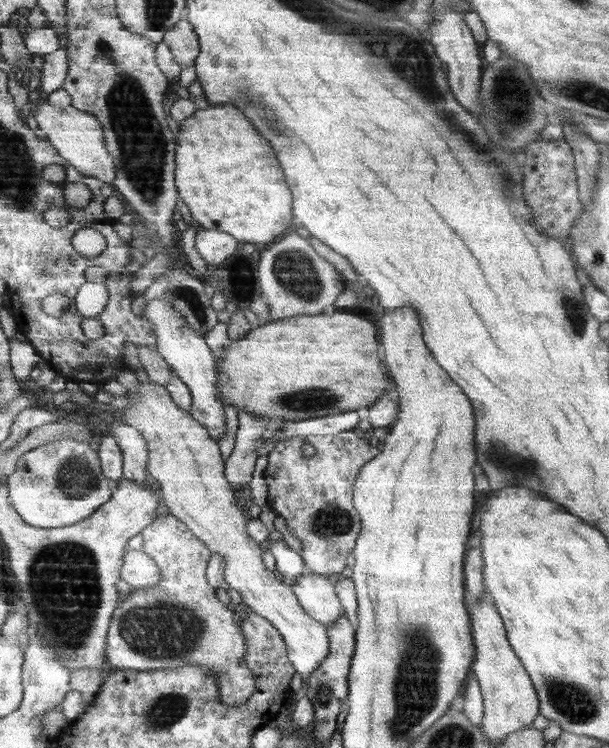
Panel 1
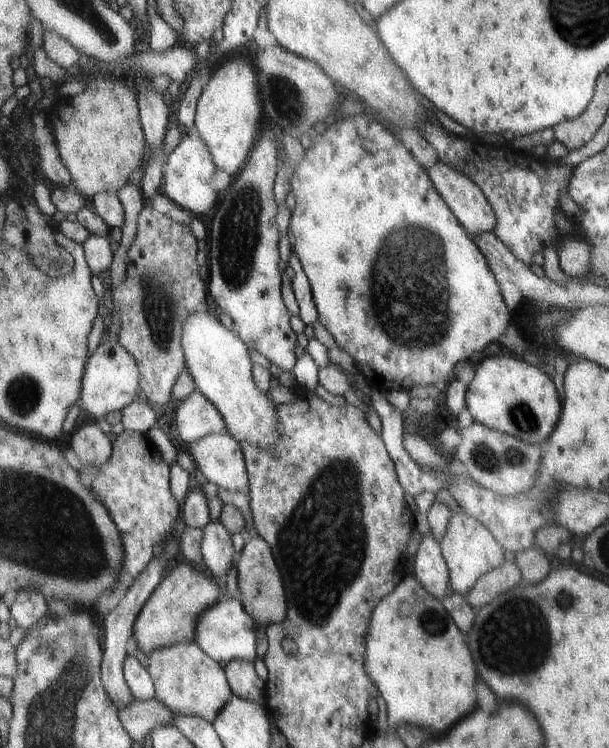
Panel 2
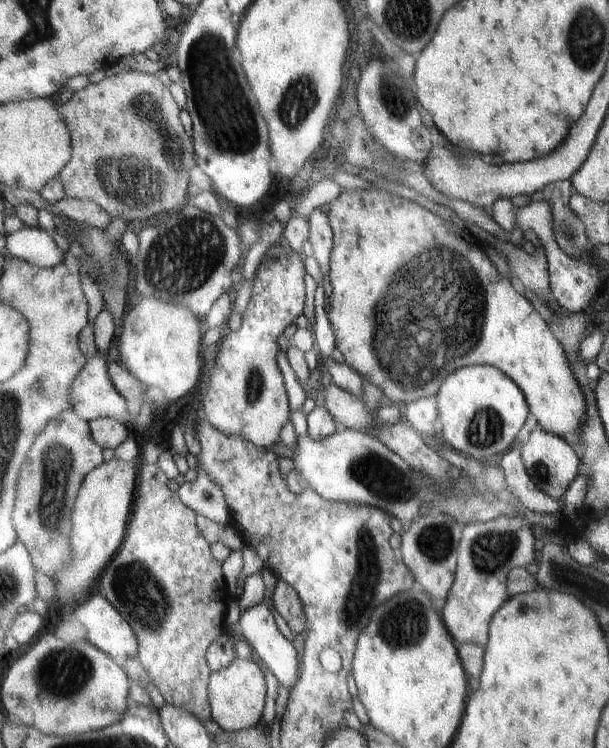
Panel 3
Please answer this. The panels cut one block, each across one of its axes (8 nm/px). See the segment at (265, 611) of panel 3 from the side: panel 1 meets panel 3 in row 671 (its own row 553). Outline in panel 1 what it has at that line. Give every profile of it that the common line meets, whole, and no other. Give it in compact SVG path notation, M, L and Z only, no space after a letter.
M285 540L270 542L268 551L276 560L276 568L282 575L282 582L289 585L297 585L299 577L307 572L307 566L301 553L289 548Z

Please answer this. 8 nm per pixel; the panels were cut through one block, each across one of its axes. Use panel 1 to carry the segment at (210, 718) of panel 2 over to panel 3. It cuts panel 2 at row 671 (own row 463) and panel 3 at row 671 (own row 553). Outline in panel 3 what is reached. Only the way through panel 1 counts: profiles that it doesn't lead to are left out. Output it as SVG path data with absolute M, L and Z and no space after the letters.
M236 657L231 666L212 672L209 677L209 704L212 709L213 721L222 731L241 732L257 726L263 716L267 698L267 680L263 670L252 659Z

